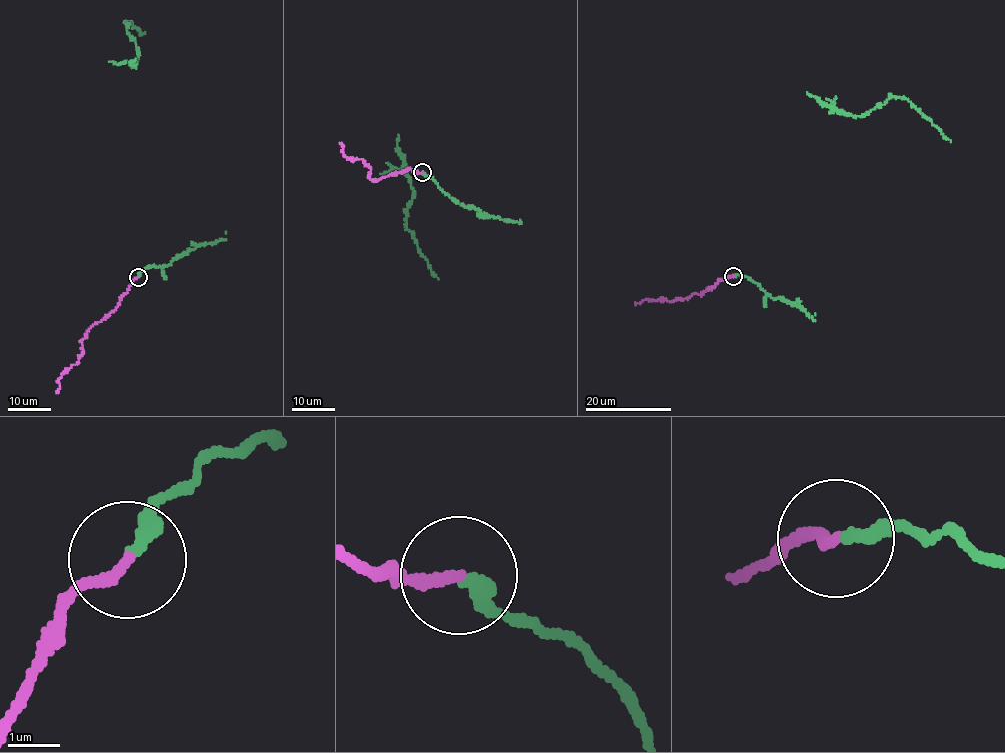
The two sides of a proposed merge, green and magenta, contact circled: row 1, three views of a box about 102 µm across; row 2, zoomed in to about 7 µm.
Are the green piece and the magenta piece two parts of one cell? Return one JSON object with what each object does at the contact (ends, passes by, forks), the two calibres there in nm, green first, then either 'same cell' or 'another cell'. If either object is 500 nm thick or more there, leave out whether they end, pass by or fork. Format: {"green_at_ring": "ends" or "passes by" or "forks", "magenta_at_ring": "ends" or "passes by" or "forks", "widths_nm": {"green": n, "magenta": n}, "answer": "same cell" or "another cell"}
{"green_at_ring": "ends", "magenta_at_ring": "ends", "widths_nm": {"green": 280, "magenta": 200}, "answer": "same cell"}

